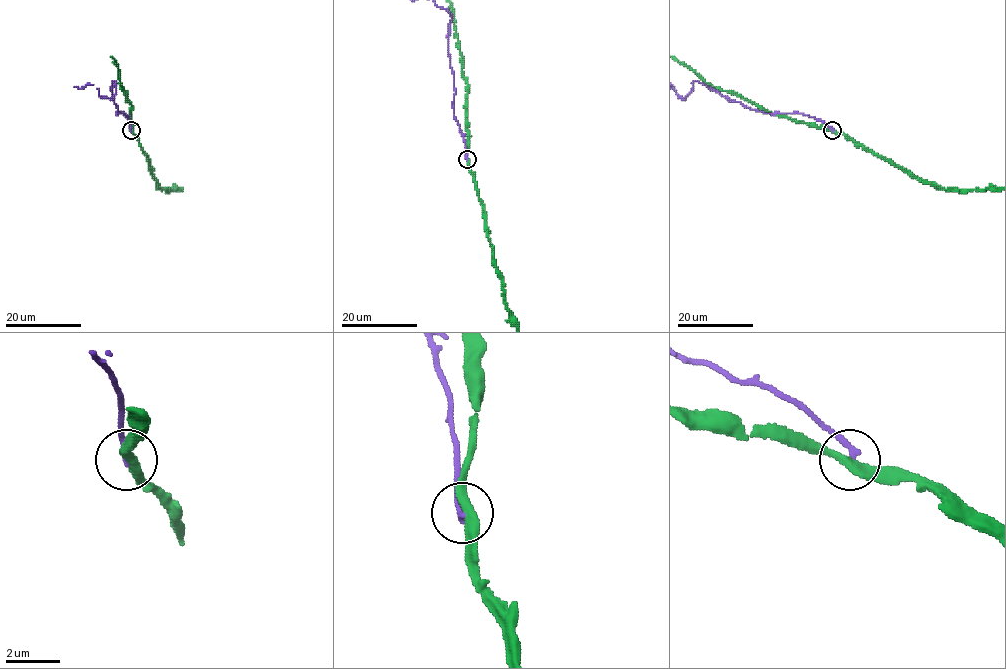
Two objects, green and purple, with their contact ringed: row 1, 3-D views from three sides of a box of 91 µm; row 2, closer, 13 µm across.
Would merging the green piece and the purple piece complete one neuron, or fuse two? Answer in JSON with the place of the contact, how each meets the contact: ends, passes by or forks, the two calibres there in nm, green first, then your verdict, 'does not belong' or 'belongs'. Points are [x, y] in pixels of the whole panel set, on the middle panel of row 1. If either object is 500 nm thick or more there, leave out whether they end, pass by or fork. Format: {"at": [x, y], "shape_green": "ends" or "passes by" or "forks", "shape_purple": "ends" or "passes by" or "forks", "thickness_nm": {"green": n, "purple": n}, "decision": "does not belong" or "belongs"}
{"at": [467, 159], "shape_green": "passes by", "shape_purple": "ends", "thickness_nm": {"green": 320, "purple": 240}, "decision": "does not belong"}

